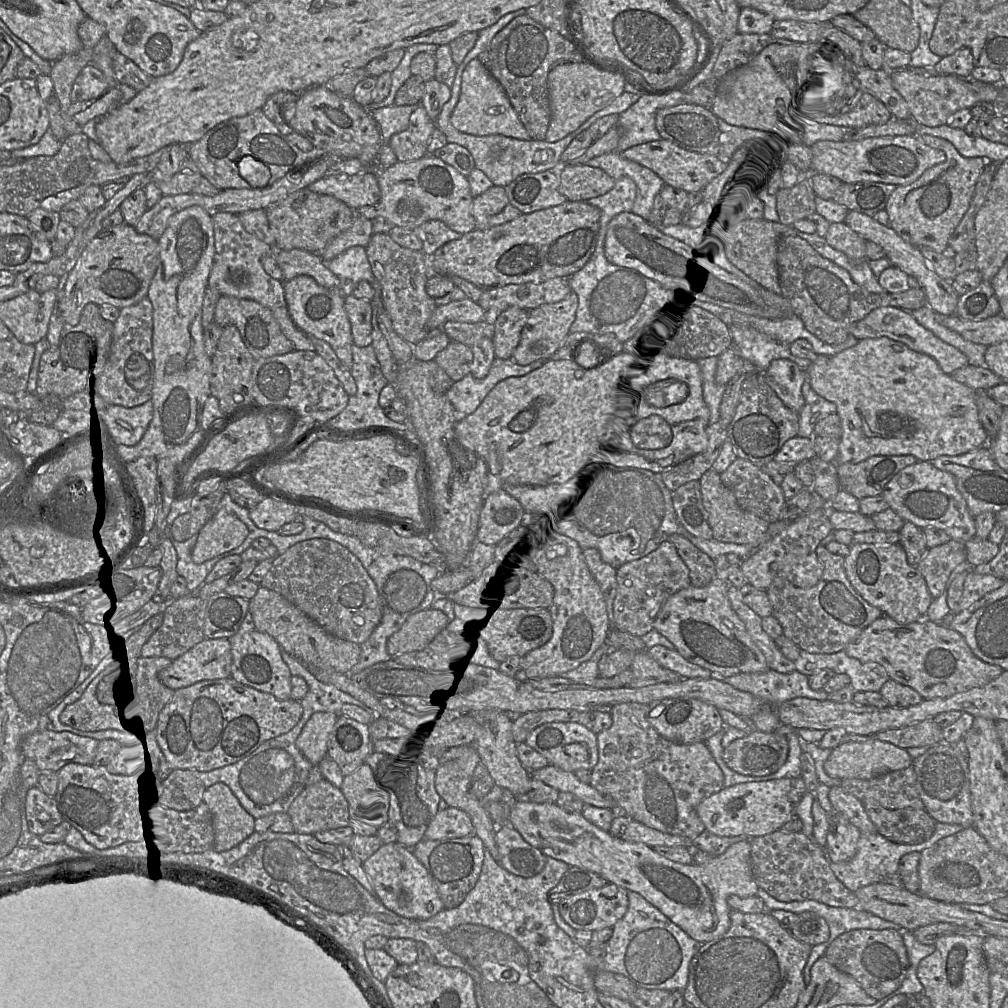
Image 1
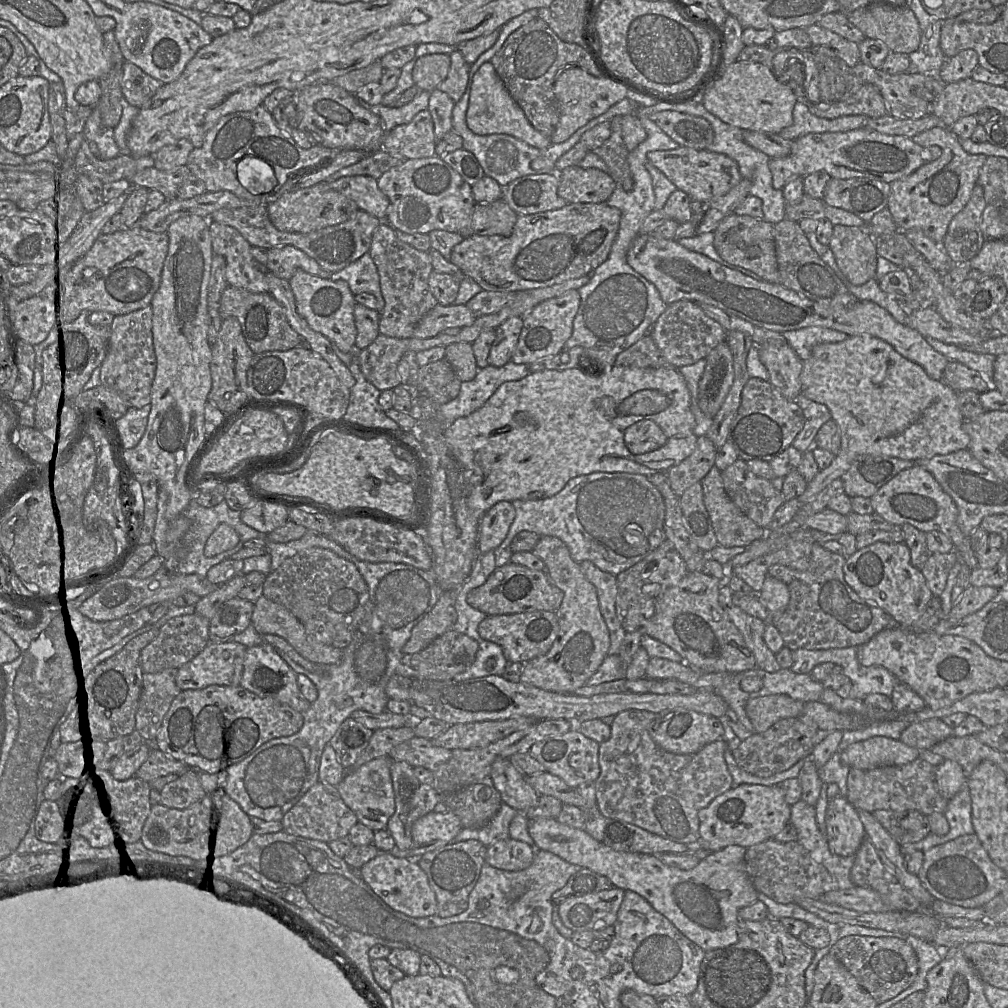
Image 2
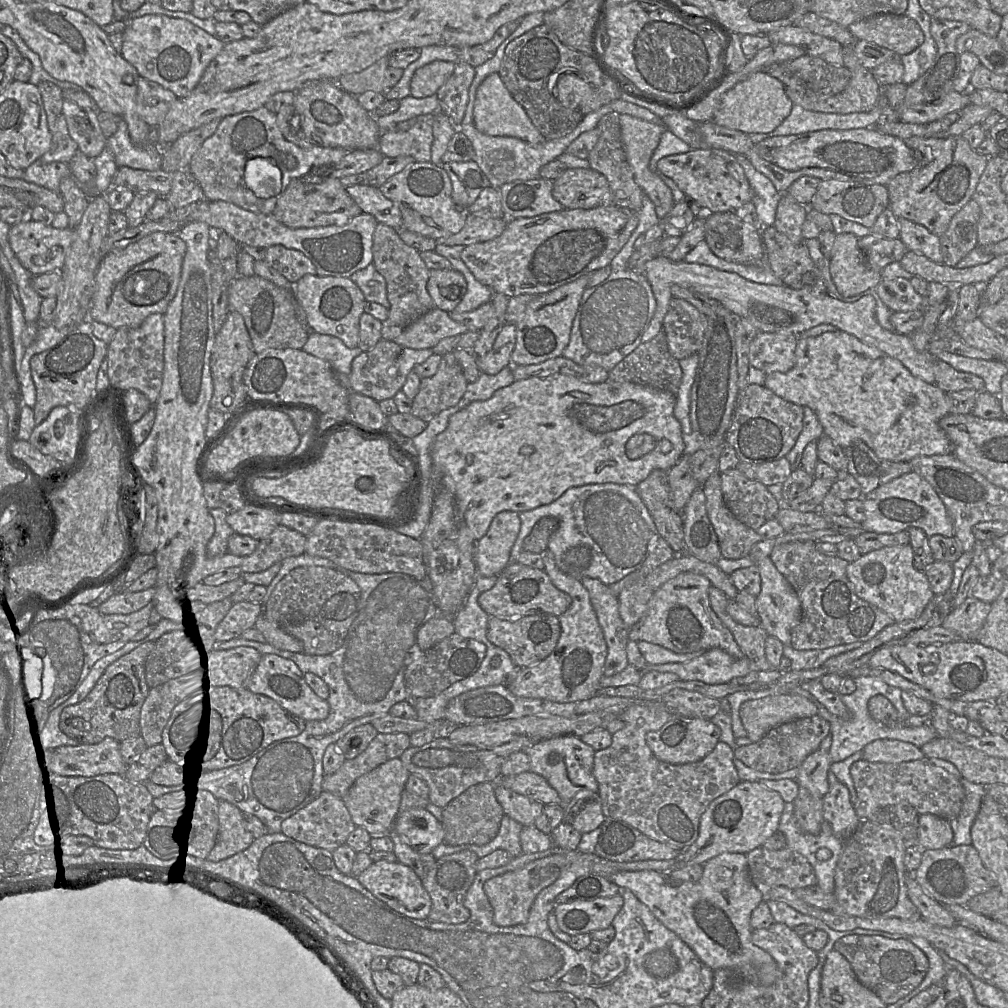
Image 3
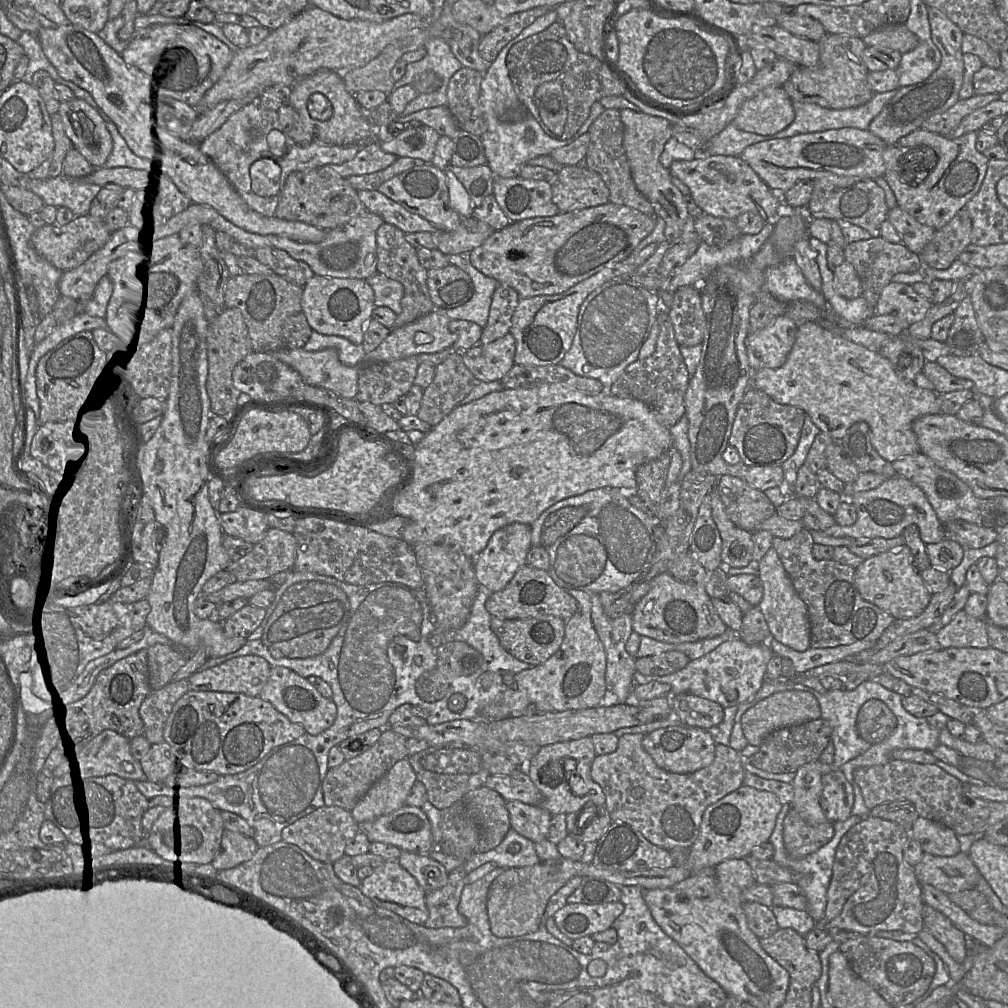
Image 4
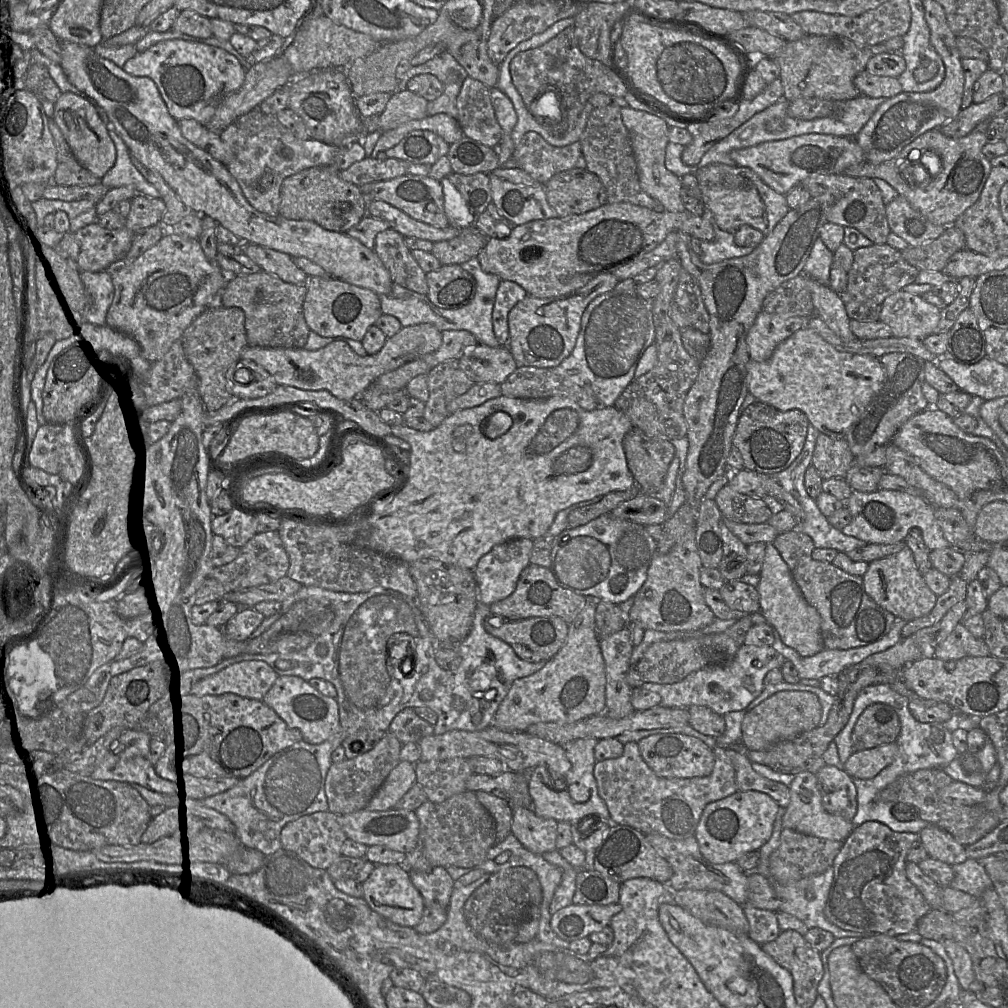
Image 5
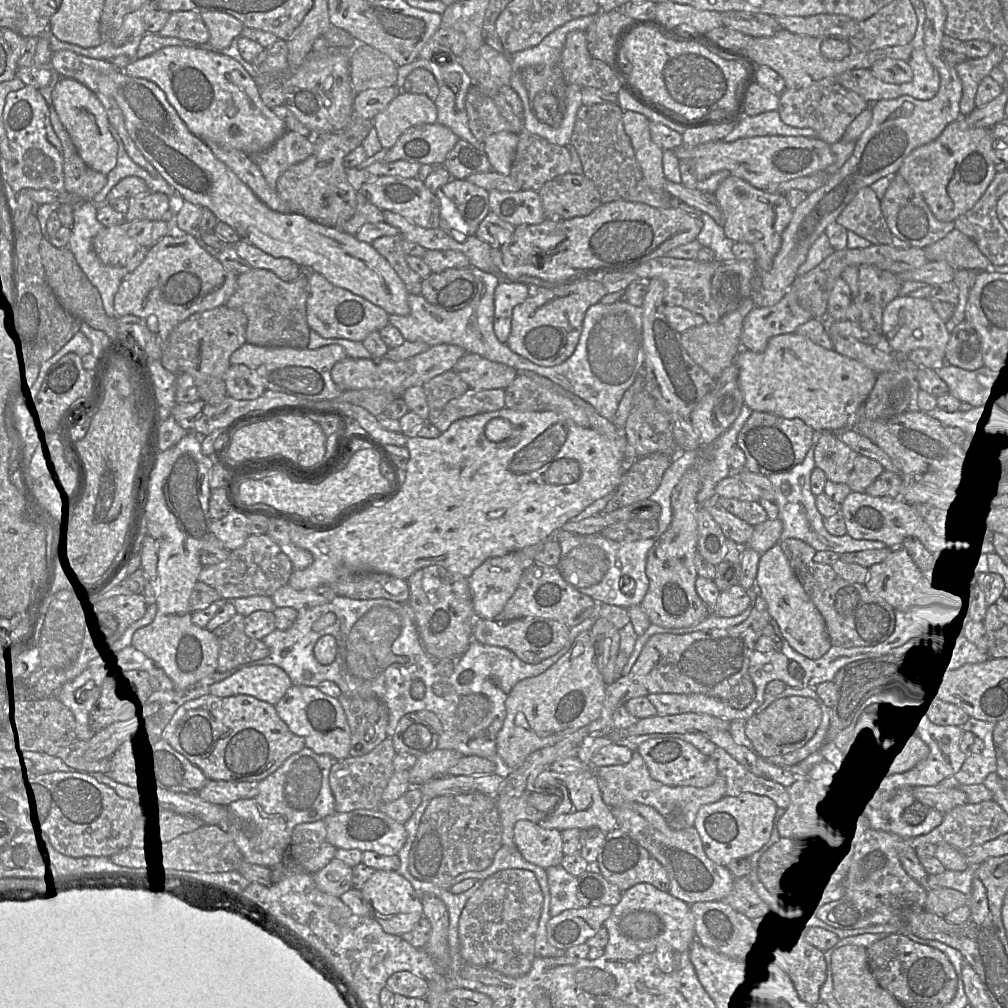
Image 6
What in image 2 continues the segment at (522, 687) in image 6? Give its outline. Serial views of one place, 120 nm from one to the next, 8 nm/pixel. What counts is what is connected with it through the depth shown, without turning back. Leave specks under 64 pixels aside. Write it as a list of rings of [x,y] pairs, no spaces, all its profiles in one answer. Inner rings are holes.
[[[540,536],[532,553],[544,562],[547,575],[564,596],[555,612],[557,638],[547,653],[521,662],[520,682],[550,692],[574,694],[576,689],[586,685],[608,655],[609,630],[600,611],[596,588],[585,577],[580,564],[572,559],[567,545],[555,536]]]

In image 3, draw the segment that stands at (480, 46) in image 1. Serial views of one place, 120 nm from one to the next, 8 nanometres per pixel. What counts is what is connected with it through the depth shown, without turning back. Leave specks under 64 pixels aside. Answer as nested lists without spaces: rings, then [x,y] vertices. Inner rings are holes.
[[[534,12],[526,15],[521,20],[517,29],[497,48],[495,55],[491,59],[486,61],[484,64],[475,68],[475,77],[469,88],[469,100],[466,112],[461,124],[458,127],[458,130],[465,134],[473,145],[475,151],[474,161],[478,164],[483,173],[486,175],[490,182],[490,185],[497,189],[499,189],[502,185],[506,183],[511,183],[516,180],[530,180],[540,178],[539,171],[542,166],[557,159],[561,154],[566,151],[567,147],[576,138],[579,137],[580,134],[595,128],[599,120],[604,115],[613,111],[610,104],[604,105],[598,110],[585,115],[582,121],[578,124],[578,126],[568,135],[553,140],[545,139],[542,143],[536,145],[532,145],[515,137],[489,136],[476,129],[473,122],[473,111],[474,102],[476,99],[476,92],[479,85],[488,75],[496,72],[498,73],[505,53],[505,49],[511,41],[542,24],[544,24],[544,12]]]

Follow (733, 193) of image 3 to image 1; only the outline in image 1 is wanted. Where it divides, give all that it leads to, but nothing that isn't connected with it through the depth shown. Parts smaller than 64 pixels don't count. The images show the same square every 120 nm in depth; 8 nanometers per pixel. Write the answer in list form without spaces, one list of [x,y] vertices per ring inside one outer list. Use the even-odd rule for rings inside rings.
[[[664,139],[630,147],[622,152],[622,156],[652,170],[666,185],[688,193],[704,190],[710,182],[722,175],[728,166],[717,156],[689,151]]]

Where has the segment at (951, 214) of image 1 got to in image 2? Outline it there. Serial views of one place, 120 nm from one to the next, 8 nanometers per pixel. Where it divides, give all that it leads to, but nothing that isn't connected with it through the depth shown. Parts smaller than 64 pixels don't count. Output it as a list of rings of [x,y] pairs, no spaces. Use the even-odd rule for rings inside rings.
[[[943,126],[924,131],[911,139],[921,147],[940,147],[942,155],[911,175],[892,182],[887,209],[898,230],[906,232],[919,229],[930,239],[943,242],[950,222],[968,203],[988,157],[967,153],[961,146],[960,139],[950,128]]]

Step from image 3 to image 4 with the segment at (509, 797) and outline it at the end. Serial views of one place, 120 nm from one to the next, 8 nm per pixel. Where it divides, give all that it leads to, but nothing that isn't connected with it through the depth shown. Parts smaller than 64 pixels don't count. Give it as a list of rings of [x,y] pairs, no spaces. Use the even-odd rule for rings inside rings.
[[[508,801],[511,828],[533,843],[547,838],[552,815],[541,805]]]

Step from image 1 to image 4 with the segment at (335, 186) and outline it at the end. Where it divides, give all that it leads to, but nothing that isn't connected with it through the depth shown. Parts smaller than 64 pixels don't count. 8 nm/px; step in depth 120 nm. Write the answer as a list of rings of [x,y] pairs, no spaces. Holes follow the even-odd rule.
[[[360,190],[357,195],[366,211],[380,216],[385,223],[400,229],[404,234],[415,232],[440,233],[429,221],[409,212],[399,203],[377,190]]]

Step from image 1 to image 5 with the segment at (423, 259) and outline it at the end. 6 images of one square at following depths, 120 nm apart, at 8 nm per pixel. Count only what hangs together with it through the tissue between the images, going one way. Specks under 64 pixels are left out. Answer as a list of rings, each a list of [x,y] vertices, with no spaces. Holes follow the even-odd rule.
[[[389,228],[377,234],[374,249],[393,283],[419,294],[427,295],[426,273],[404,243],[404,237]]]

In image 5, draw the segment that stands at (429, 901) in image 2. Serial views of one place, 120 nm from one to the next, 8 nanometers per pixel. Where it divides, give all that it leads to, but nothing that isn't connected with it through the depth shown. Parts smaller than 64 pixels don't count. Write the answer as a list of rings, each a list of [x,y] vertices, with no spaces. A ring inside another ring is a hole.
[[[375,864],[370,876],[362,883],[363,898],[368,905],[391,922],[407,927],[415,927],[421,920],[425,903],[421,893],[411,881],[405,865]]]

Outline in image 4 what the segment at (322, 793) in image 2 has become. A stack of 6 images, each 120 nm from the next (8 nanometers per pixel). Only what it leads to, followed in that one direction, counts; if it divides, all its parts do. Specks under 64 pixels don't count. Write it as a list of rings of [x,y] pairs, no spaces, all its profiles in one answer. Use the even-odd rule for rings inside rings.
[[[324,805],[285,827],[282,830],[282,840],[298,846],[316,860],[333,864],[345,855],[347,843],[358,831],[359,824],[350,811]]]

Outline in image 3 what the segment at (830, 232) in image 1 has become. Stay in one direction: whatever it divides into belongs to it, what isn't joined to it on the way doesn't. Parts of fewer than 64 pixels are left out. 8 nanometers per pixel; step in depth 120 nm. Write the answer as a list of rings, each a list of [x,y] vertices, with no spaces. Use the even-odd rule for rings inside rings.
[[[852,233],[836,235],[831,251],[830,274],[838,292],[844,297],[861,294],[881,282],[881,272],[871,268]]]

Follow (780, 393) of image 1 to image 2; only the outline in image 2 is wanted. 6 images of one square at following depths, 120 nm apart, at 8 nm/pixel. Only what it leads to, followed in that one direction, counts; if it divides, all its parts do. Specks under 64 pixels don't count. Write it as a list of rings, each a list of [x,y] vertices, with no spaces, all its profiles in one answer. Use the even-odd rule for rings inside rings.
[[[788,343],[757,346],[760,361],[769,374],[769,382],[784,397],[794,401],[801,392],[800,374],[803,361]]]

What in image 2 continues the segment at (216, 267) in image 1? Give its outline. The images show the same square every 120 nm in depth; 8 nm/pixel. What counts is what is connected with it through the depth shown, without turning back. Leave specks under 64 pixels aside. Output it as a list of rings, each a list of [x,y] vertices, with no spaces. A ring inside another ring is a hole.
[[[210,221],[213,255],[225,258],[225,279],[228,286],[245,289],[252,293],[269,292],[266,268],[255,267],[251,245],[235,228]]]

